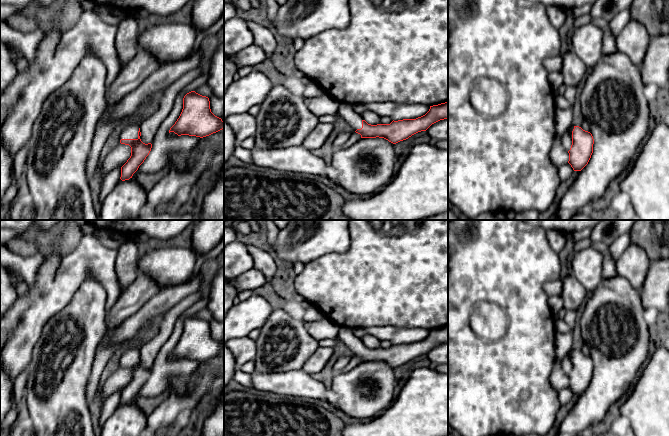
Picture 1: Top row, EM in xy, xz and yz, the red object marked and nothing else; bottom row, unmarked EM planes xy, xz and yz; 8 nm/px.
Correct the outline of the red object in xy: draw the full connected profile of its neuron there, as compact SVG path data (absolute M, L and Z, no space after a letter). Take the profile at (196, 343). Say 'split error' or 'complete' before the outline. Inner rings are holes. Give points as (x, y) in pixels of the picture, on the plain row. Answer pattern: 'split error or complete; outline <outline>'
complete; outline M191 315L184 320L182 336L169 357L203 362L222 353L224 346L211 336L209 322Z

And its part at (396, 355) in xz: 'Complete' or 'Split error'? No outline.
Complete

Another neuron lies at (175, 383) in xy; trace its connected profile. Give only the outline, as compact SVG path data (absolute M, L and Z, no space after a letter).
M170 375L167 378L167 388L170 393L175 392L178 395L186 395L188 392L187 377L181 375Z

